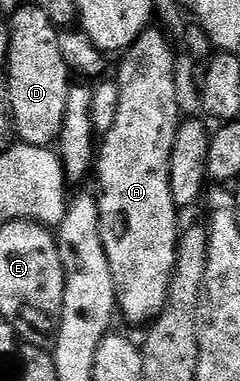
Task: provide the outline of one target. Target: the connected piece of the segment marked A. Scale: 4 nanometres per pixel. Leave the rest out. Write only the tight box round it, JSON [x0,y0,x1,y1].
[97,28,181,324]

